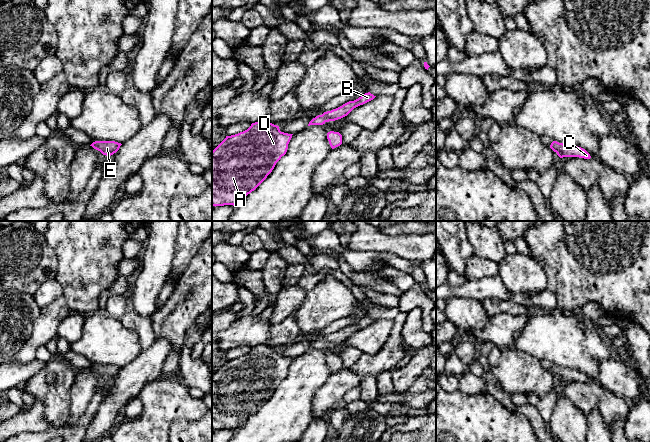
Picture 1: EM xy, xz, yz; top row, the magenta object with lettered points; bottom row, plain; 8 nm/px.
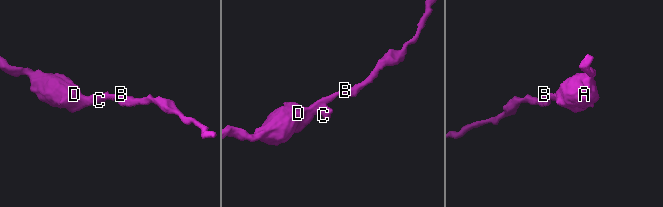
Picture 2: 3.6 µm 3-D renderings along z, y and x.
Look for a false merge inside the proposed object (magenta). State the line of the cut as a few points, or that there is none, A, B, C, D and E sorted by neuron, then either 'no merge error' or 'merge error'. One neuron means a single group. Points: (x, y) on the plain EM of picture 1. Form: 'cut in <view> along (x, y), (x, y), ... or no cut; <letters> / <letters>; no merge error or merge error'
no cut; A B C D E; no merge error

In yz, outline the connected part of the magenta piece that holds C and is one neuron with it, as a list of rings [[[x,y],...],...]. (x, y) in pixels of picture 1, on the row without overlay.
[[[553,365],[550,372],[557,377],[560,382],[563,381],[579,381],[584,383],[590,383],[590,378],[583,372],[576,369],[567,369]]]

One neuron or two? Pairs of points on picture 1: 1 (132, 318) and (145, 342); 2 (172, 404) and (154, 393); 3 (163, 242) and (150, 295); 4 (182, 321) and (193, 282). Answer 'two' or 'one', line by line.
1: one
2: one
3: one
4: one

